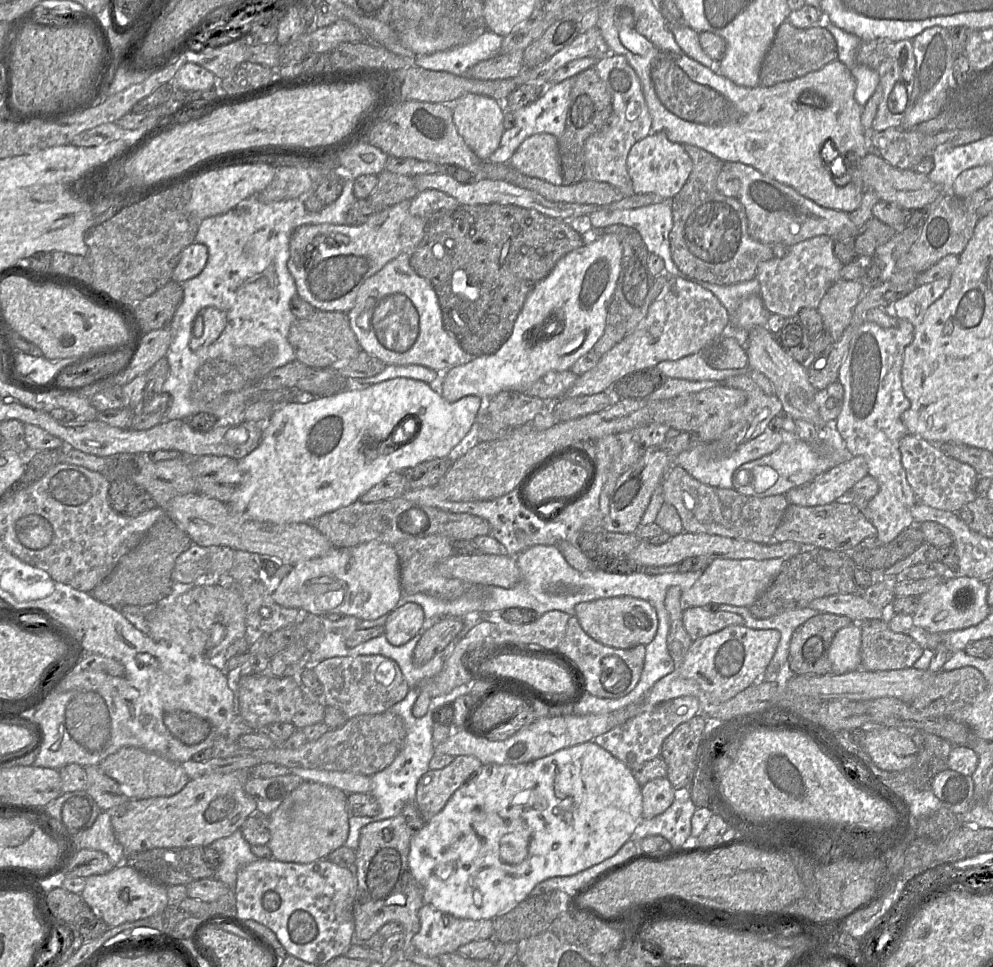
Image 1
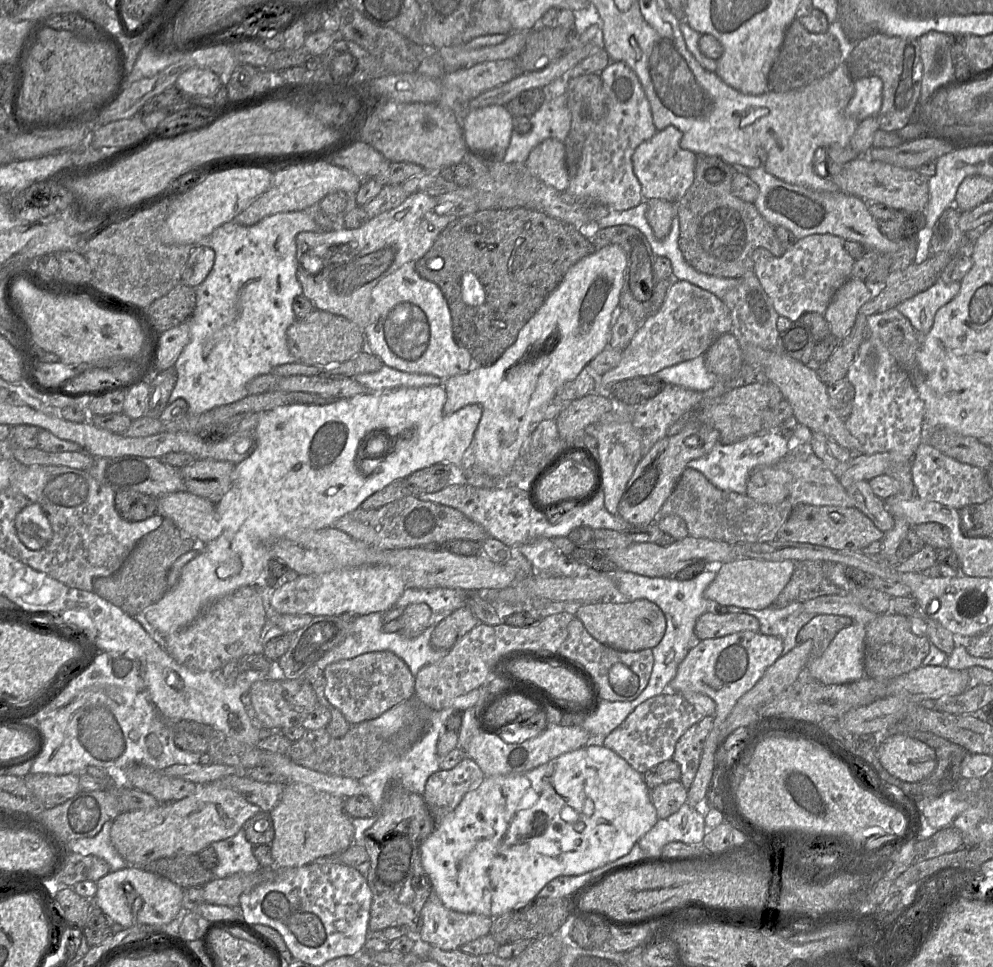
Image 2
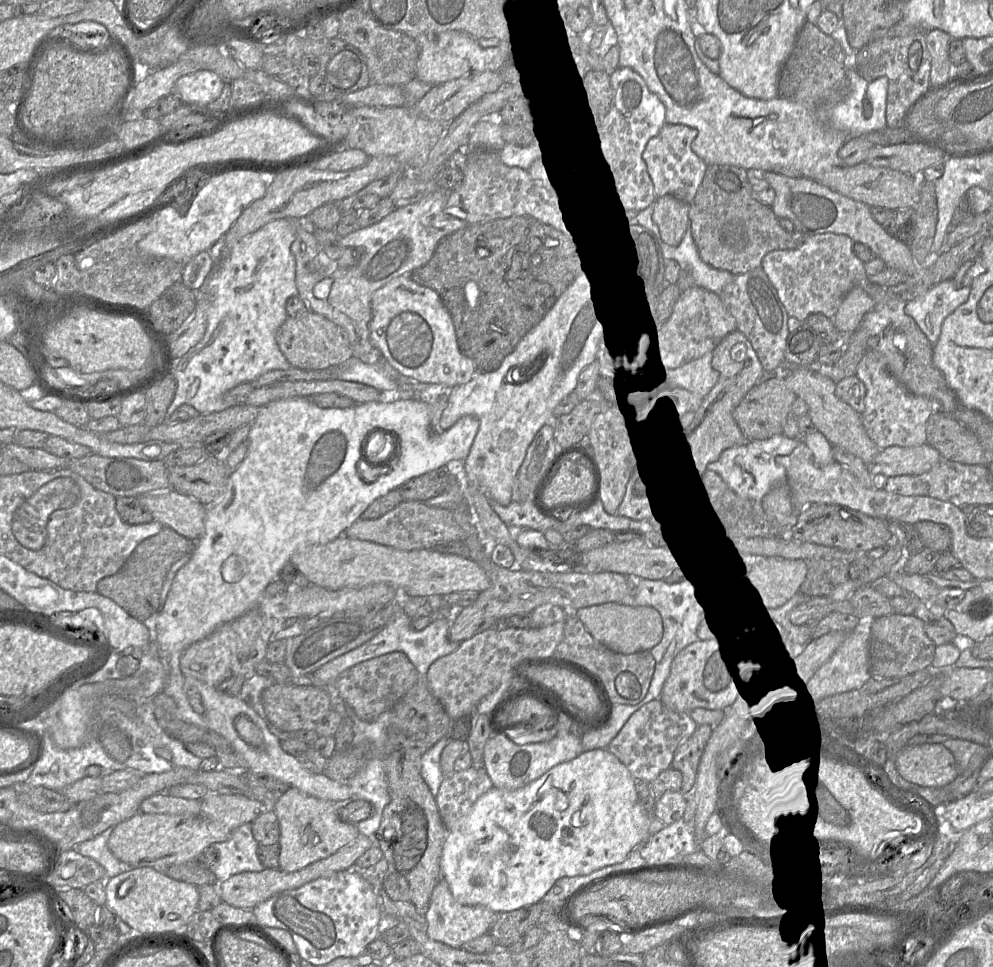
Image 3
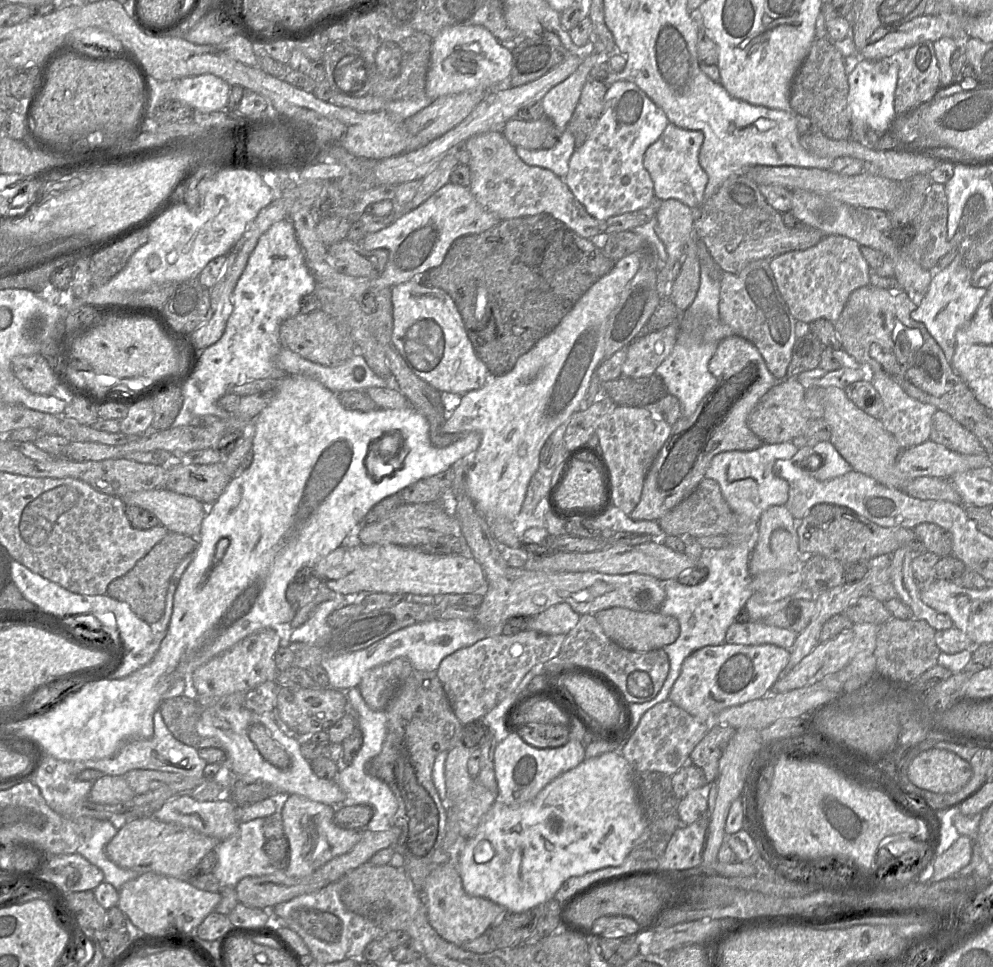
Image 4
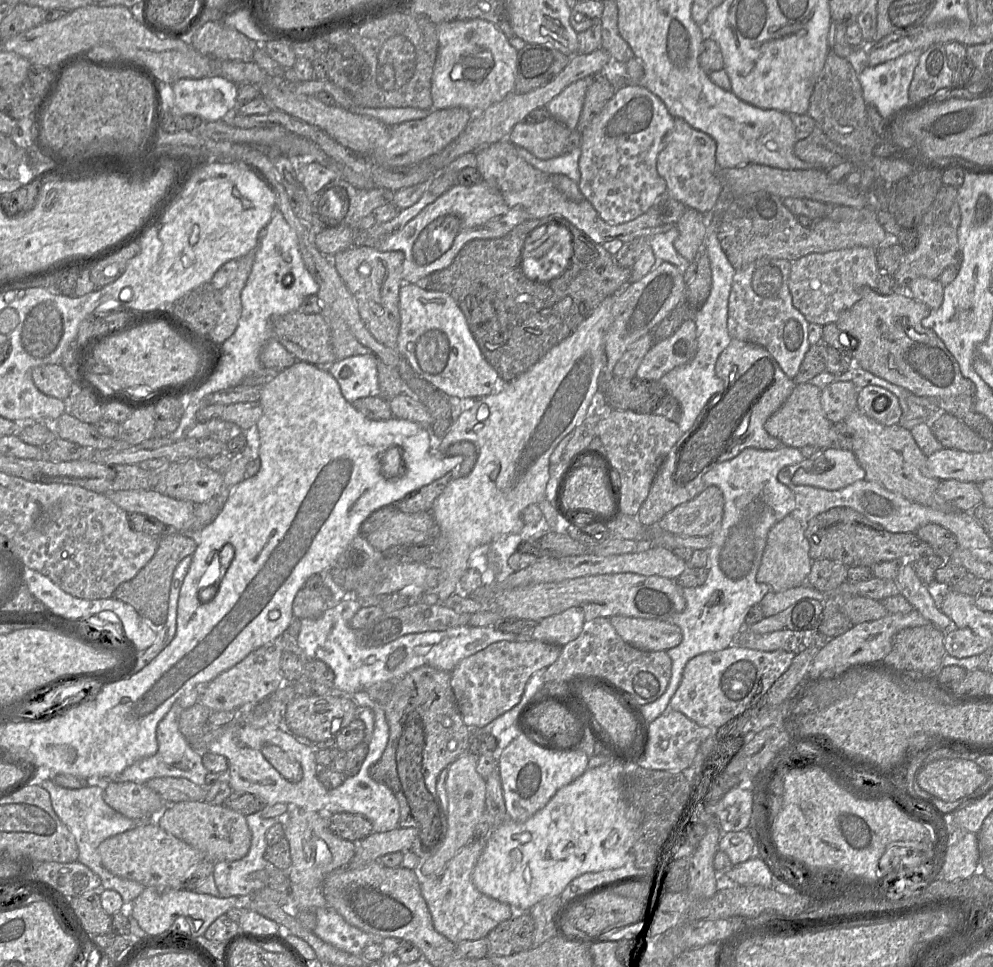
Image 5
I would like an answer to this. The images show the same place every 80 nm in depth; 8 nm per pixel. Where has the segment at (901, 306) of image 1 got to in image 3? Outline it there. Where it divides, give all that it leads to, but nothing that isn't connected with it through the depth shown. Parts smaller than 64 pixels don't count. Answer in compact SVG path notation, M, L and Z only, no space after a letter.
M952 279L933 286L923 296L907 302L905 313L915 320L927 339L934 345L939 339L947 316L967 301L970 287Z

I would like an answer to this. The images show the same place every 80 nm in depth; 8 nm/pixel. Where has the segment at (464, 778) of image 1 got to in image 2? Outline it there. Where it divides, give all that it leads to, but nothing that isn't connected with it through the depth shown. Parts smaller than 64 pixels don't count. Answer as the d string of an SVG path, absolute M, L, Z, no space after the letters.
M469 757L450 770L433 773L422 796L436 823L452 812L465 794L476 789L485 777L480 766Z

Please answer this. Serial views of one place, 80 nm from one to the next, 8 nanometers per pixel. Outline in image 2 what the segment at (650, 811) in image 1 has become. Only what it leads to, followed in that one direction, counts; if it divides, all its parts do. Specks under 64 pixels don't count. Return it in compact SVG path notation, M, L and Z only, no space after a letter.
M680 781L660 784L650 790L658 819L667 818L687 802L688 791Z

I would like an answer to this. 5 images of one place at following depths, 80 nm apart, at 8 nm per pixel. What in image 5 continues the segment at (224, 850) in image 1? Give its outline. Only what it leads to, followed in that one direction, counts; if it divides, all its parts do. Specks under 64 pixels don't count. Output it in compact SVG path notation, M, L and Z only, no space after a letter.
M259 812L245 817L251 832L249 852L236 861L214 863L213 876L221 897L252 895L264 887L263 881L251 879L251 875L270 865L265 858L266 832L281 819L264 818Z

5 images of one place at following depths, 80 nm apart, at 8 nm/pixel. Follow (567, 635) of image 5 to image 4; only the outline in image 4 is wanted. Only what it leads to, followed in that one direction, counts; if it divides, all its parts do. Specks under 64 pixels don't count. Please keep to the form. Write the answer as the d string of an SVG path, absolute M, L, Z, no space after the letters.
M559 603L550 606L548 609L544 610L543 612L533 615L533 616L522 616L522 617L529 617L529 629L534 630L543 634L568 634L578 623L580 615L572 607L567 603Z

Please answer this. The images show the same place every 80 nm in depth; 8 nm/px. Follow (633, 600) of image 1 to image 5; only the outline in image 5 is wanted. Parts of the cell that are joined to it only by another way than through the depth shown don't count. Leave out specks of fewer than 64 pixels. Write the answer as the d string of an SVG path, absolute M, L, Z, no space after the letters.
M615 615L609 621L625 642L641 650L666 651L682 640L681 629L670 620Z

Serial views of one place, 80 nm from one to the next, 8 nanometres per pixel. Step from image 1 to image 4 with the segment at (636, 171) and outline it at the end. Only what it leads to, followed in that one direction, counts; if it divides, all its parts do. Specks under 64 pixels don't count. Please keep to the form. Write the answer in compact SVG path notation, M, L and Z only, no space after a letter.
M669 123L660 137L647 148L643 165L653 181L656 199L676 199L694 210L704 202L709 178L699 161L703 140L702 132L686 130Z

